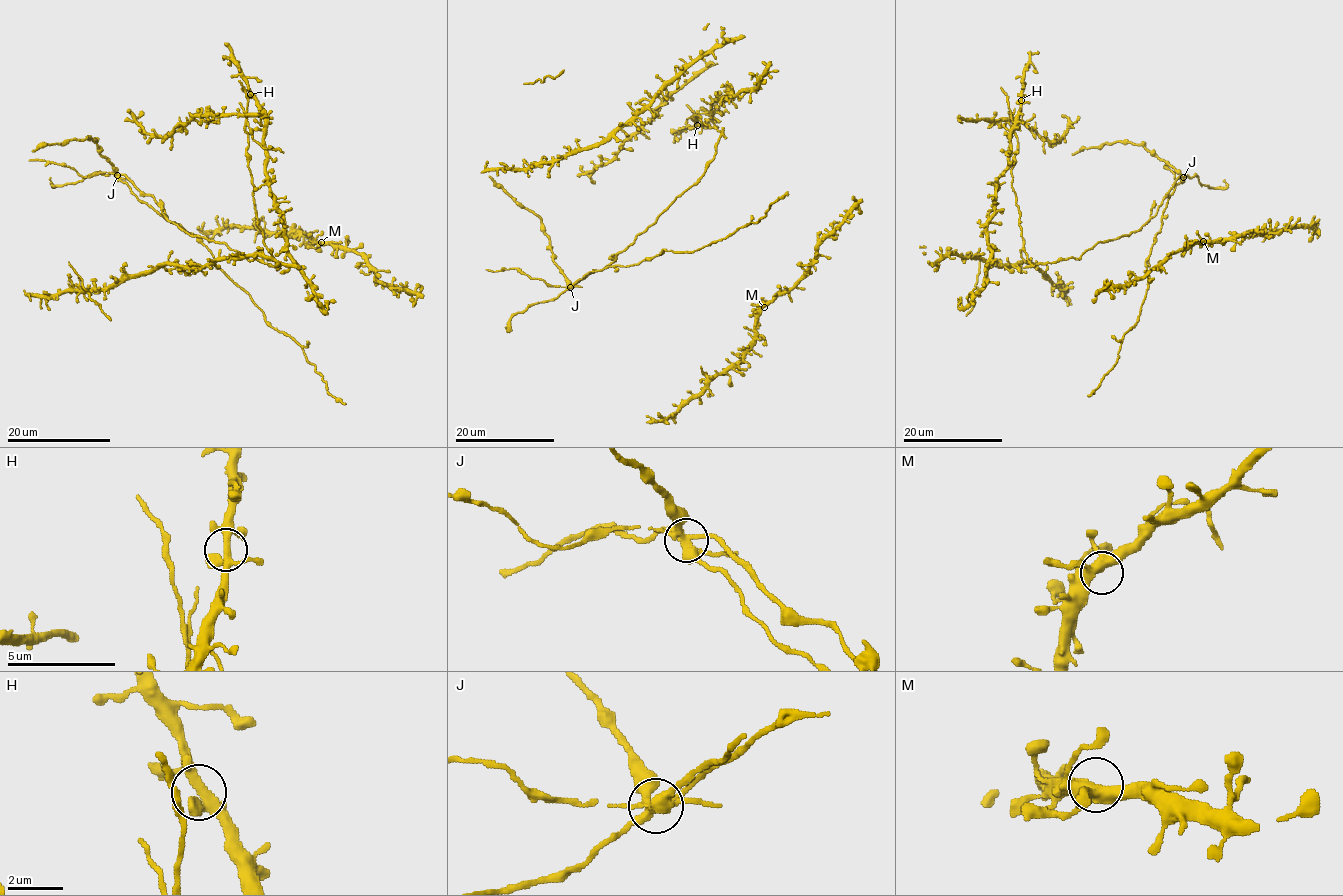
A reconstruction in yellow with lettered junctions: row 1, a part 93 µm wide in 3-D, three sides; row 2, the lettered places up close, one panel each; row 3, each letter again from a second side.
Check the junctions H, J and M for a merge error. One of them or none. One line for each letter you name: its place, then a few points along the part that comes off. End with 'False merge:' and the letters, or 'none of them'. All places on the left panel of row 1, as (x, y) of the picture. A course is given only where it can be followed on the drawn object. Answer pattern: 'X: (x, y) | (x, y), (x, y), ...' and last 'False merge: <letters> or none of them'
J: (117, 175) | (117, 175), (149, 194), (188, 234), (274, 266), (257, 224), (245, 124), (262, 147), (283, 152)
False merge: J

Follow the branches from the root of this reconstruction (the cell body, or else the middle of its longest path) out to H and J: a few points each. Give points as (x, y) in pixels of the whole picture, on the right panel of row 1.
H: (1063, 259), (1031, 264), (1024, 251), (1012, 189), (1011, 170), (1017, 149), (1012, 127), (1010, 145), (1021, 100)
J: (1063, 259), (1078, 258), (1098, 242), (1136, 232), (1156, 214), (1172, 185), (1183, 178)

